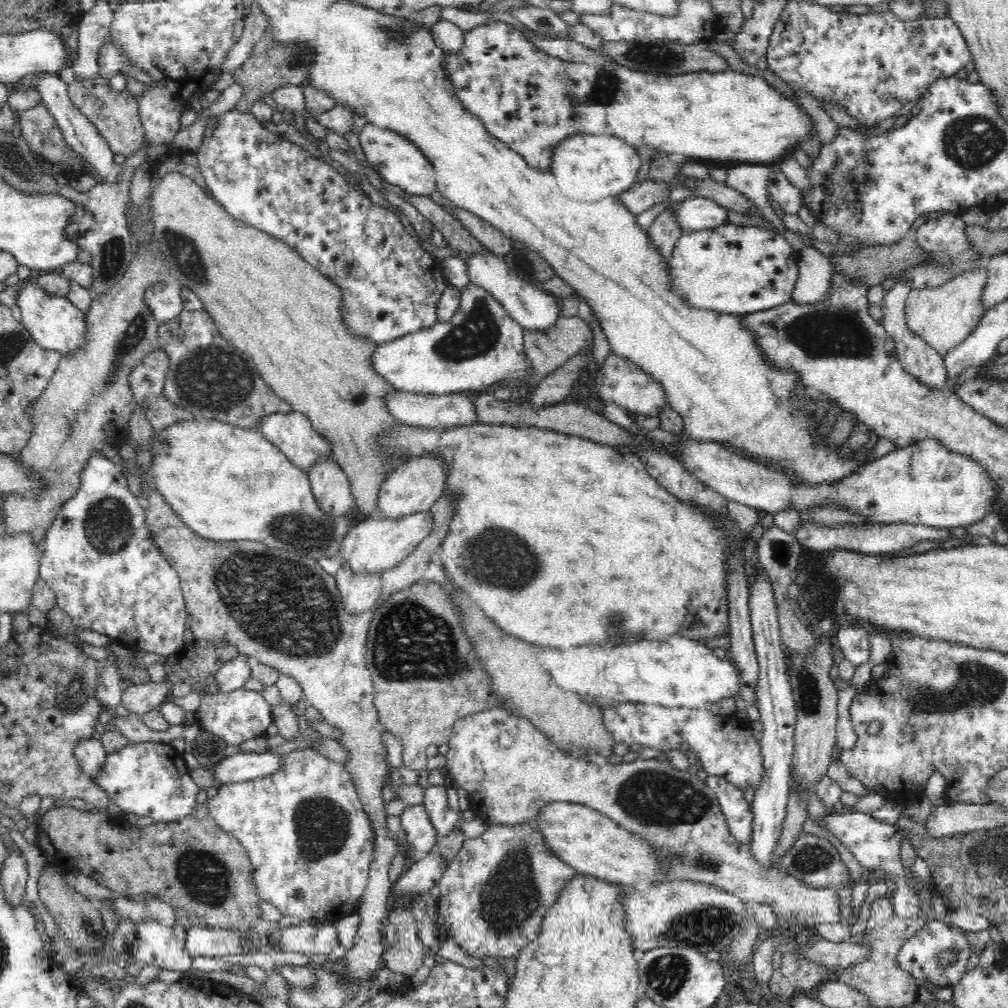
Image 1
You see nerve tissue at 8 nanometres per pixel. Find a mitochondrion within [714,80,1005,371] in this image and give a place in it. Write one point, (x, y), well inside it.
(838, 331)

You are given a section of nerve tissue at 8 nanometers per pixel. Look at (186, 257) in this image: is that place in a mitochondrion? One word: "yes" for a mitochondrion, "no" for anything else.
yes

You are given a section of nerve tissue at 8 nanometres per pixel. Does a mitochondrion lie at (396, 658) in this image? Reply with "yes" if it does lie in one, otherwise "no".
yes

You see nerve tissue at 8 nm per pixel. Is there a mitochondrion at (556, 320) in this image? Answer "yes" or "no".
no

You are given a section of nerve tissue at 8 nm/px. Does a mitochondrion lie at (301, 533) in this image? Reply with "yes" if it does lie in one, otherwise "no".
yes

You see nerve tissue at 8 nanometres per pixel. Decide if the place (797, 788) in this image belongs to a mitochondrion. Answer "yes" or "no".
no

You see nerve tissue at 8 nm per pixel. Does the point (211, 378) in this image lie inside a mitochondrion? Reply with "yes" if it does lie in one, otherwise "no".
yes

